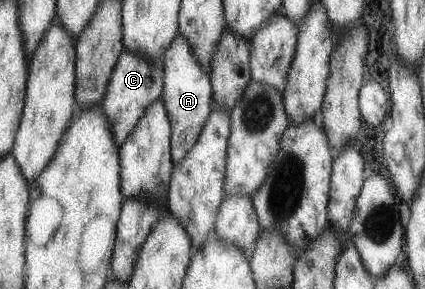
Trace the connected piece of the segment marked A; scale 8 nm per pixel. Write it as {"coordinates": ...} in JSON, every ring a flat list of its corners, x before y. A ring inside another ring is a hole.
{"coordinates":[[179,32,175,34,169,47,165,49,162,58,162,92,160,98,163,100,163,107,169,118,171,128,170,158,172,163,179,163,188,149,191,149,201,133,201,128,205,123,205,118,209,115,211,106,211,84,209,83,210,72,205,71,185,37,181,37]]}

